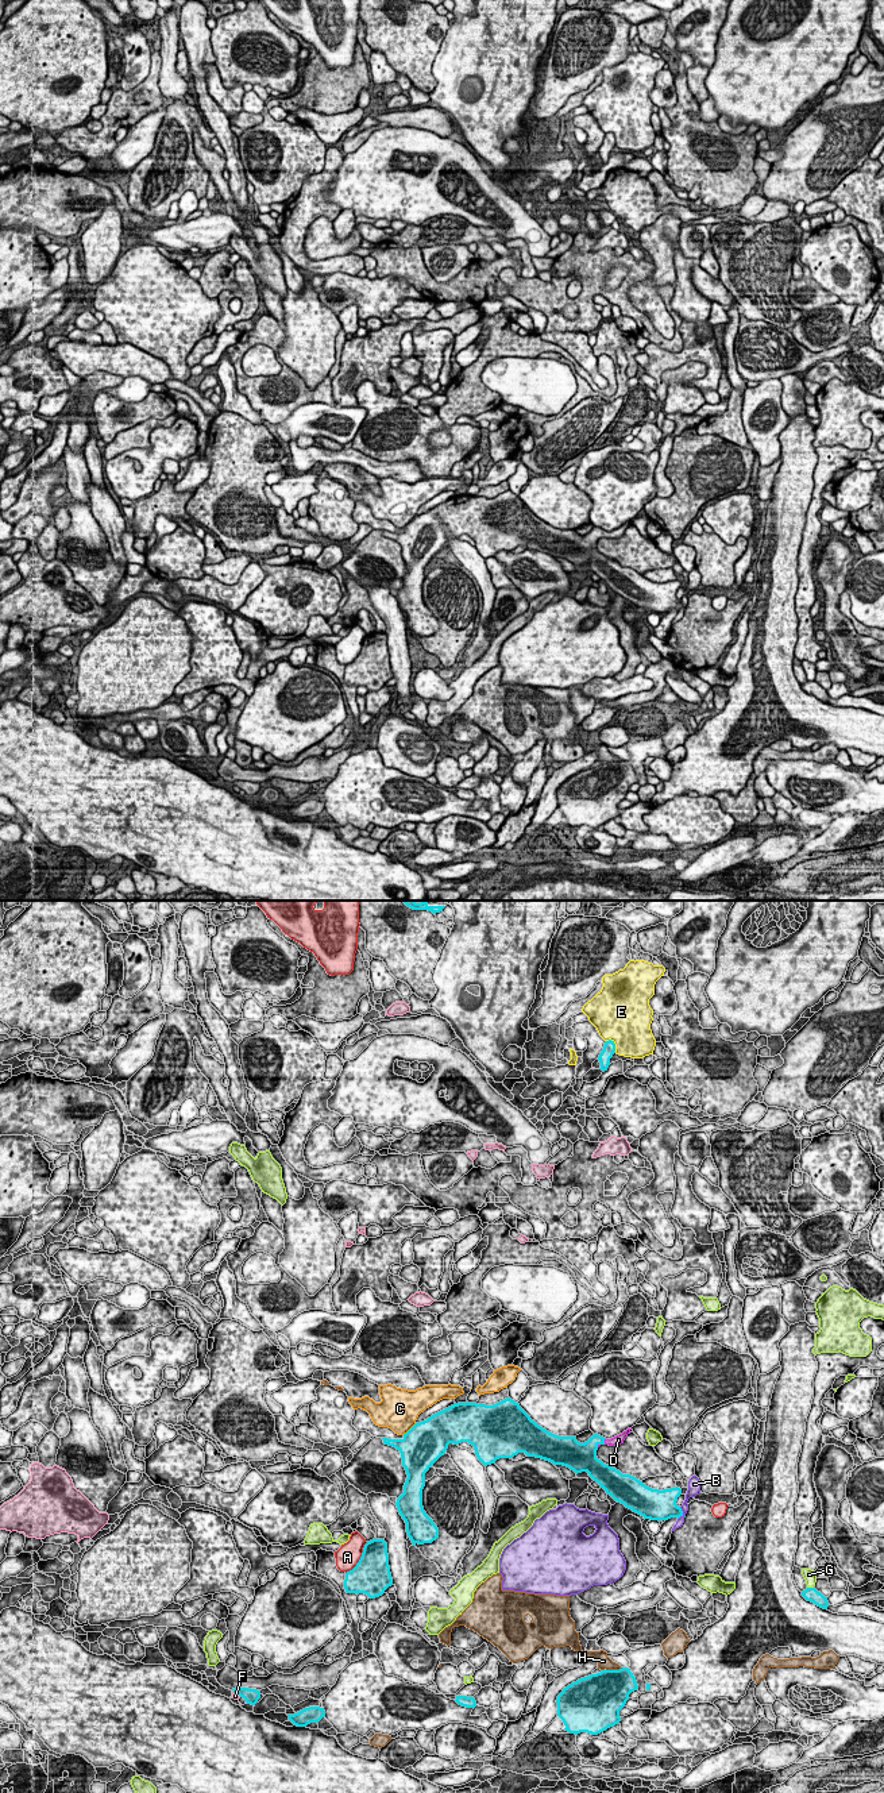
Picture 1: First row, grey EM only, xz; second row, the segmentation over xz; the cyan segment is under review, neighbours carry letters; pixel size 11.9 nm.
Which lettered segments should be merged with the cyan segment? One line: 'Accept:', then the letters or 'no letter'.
Accept: D

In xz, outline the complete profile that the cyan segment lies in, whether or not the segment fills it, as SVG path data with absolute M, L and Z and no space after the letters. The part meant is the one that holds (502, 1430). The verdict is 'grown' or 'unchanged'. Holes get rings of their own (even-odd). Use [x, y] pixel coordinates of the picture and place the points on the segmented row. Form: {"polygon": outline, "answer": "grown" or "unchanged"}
{"polygon": "M507 1397L494 1406L468 1401L455 1403L426 1420L416 1423L406 1434L404 1434L402 1439L382 1439L385 1445L393 1446L401 1453L402 1466L406 1470L408 1478L404 1485L404 1493L397 1499L395 1505L406 1523L408 1536L413 1546L416 1546L417 1543L432 1543L439 1538L437 1526L426 1515L422 1507L425 1473L441 1455L445 1454L449 1443L459 1445L462 1442L468 1442L474 1446L478 1460L485 1466L495 1464L499 1458L513 1458L518 1453L525 1453L528 1457L536 1457L549 1461L553 1465L567 1466L576 1474L587 1472L607 1495L626 1508L641 1515L644 1519L659 1522L671 1518L679 1519L683 1516L682 1508L676 1504L678 1497L682 1495L680 1488L676 1487L664 1491L652 1489L636 1477L622 1474L615 1468L605 1465L597 1458L597 1450L601 1445L618 1446L624 1443L625 1438L630 1434L630 1430L632 1428L628 1428L611 1439L594 1434L587 1442L580 1443L575 1437L559 1437L547 1431L532 1420L518 1403Z", "answer": "grown"}

